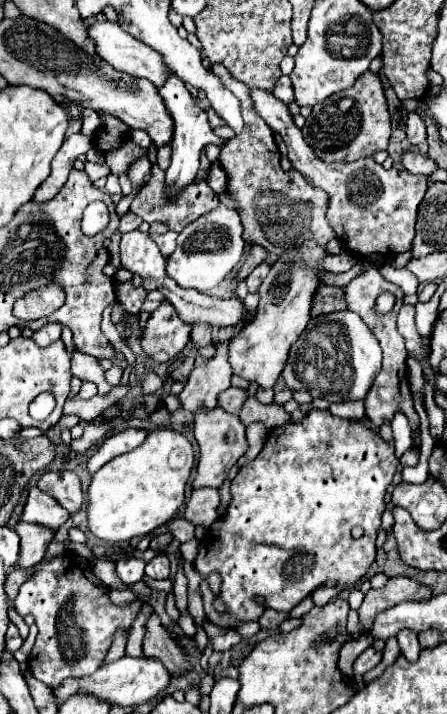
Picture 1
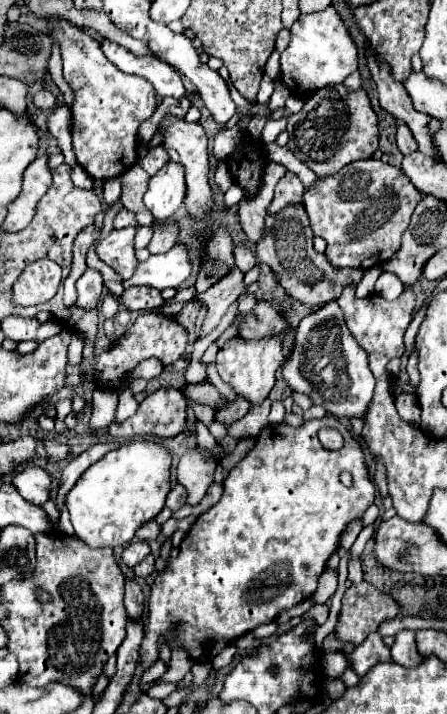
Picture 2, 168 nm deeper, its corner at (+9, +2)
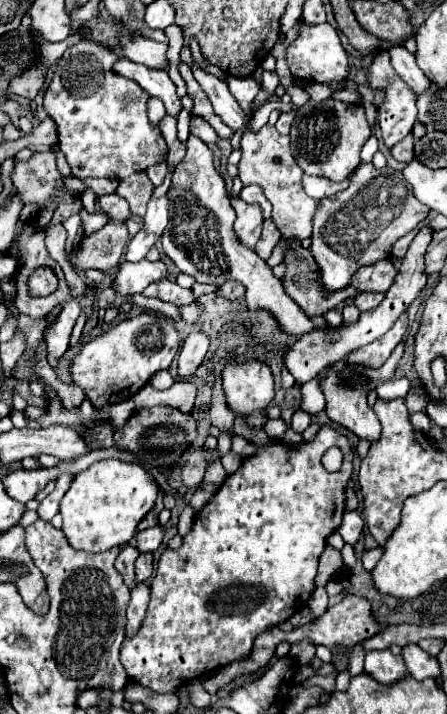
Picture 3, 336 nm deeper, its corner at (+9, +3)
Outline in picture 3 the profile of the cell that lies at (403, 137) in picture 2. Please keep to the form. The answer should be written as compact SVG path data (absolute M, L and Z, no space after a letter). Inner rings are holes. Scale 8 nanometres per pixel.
M407 134L399 144L395 144L391 148L391 154L395 160L399 162L411 162L415 158L415 152L413 152L413 134Z

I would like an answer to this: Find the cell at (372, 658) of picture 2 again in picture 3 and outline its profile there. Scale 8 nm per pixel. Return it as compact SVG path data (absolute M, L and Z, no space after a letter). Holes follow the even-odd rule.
M371 650L365 656L365 672L381 684L393 684L407 676L401 656L393 656L389 650Z

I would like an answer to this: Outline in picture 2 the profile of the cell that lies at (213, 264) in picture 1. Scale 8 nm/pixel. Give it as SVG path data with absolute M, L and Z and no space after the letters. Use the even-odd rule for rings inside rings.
M175 245L167 253L151 255L147 261L139 263L133 277L123 281L123 285L125 287L147 285L159 291L167 287L179 289L183 281L189 277L189 273L191 273L191 265L189 265L187 249L185 245Z

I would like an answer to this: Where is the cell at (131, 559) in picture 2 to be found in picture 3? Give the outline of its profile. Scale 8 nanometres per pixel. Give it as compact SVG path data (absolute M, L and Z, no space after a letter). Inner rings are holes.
M161 526L147 528L135 536L135 548L139 552L155 552L161 546L161 540L163 540Z

